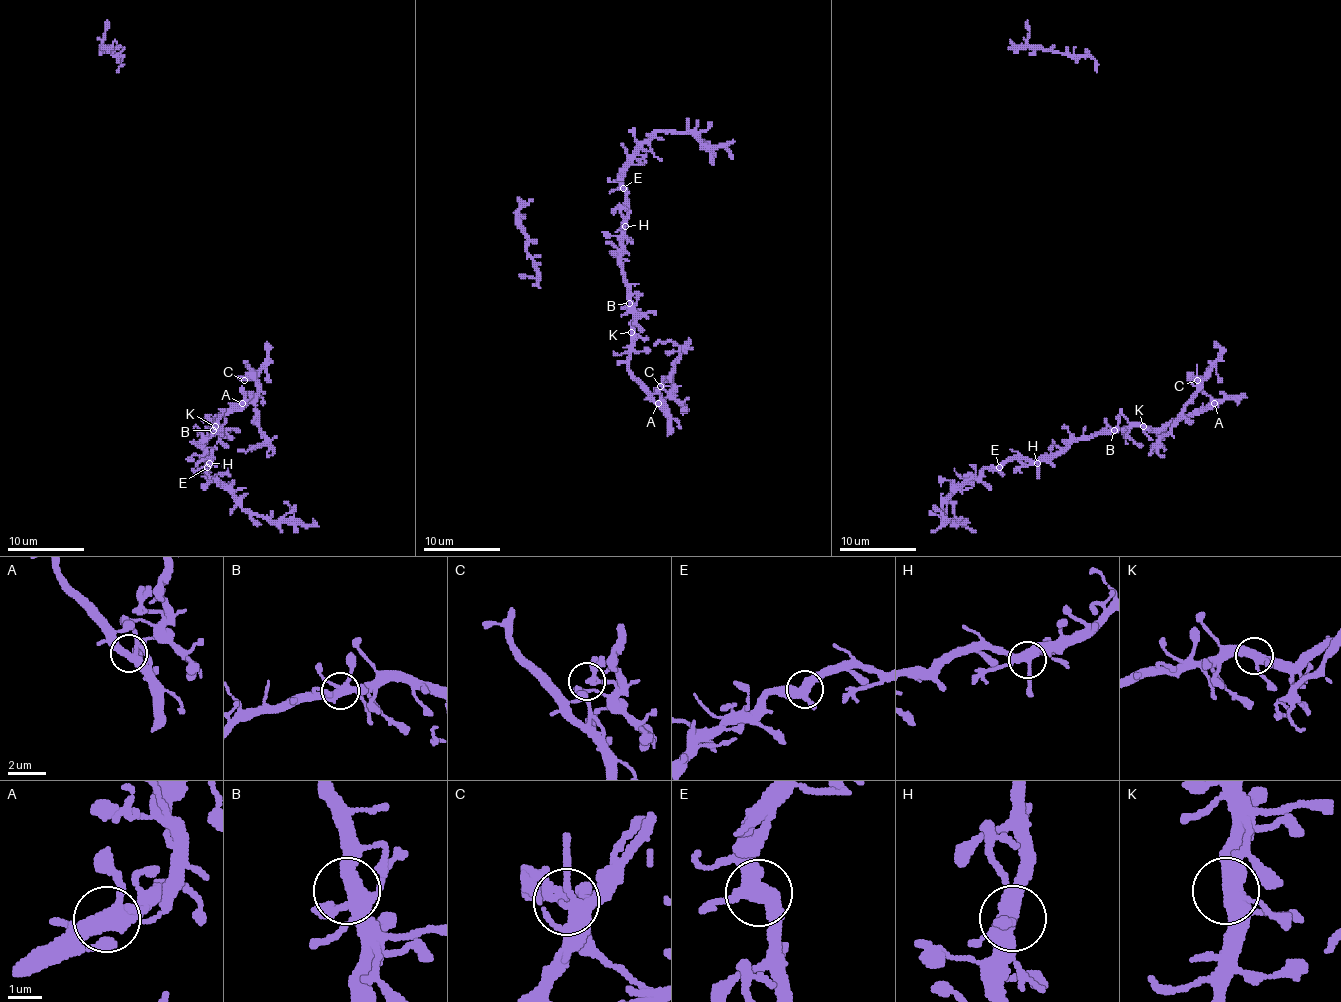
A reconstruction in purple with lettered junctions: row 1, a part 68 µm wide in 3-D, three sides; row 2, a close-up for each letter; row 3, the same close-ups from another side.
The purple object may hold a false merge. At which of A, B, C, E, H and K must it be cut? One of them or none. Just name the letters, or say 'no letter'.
no letter

